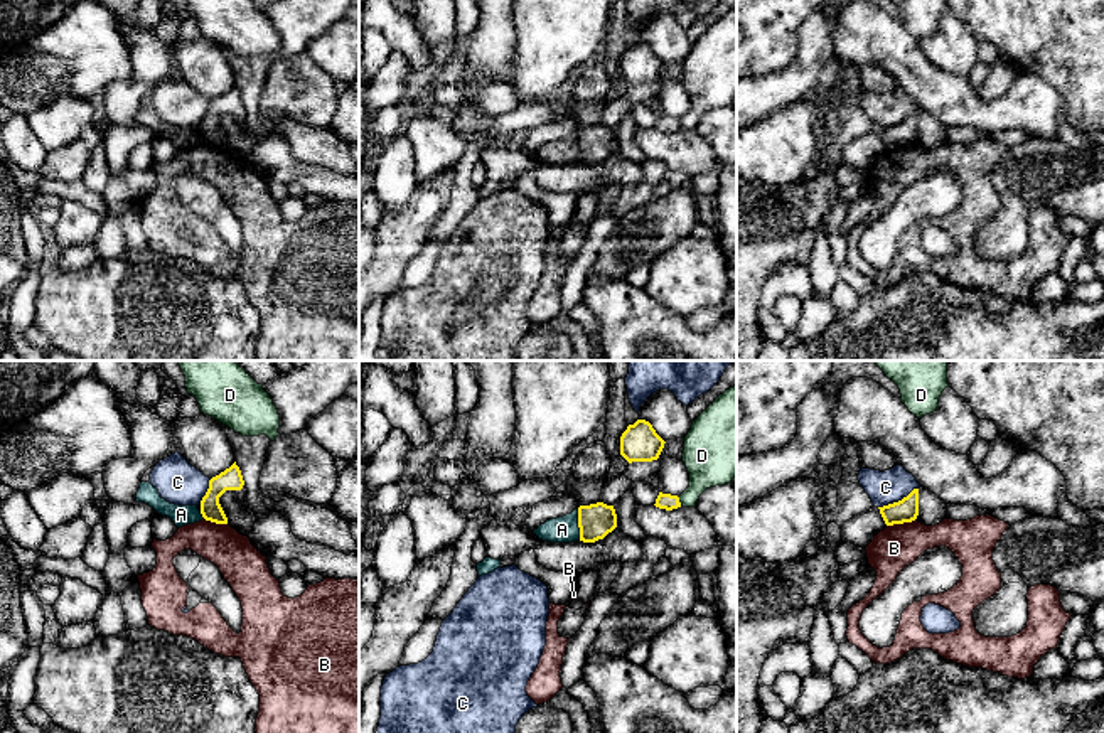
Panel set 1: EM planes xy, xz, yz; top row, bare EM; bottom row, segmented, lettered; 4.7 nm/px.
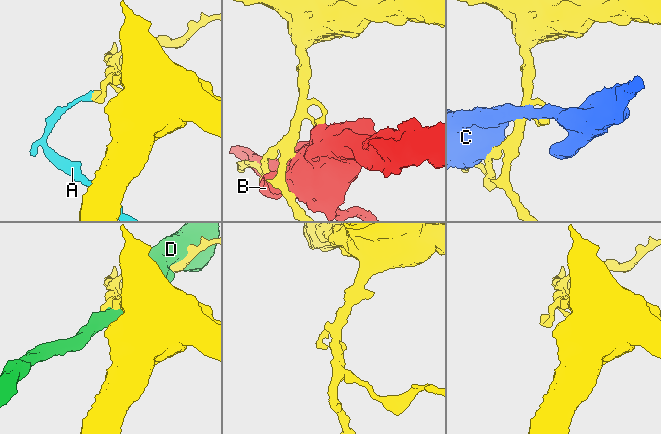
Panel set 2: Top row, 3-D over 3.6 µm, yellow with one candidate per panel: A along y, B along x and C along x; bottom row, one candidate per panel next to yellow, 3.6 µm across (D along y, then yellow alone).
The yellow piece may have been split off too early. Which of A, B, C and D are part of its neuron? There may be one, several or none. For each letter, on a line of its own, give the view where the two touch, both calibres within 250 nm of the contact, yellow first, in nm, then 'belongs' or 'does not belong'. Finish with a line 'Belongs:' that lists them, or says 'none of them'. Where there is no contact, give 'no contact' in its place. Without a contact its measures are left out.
A: meets yellow in xz; 170 nm thick on the yellow side, 130 nm on the other; does not belong
B: meets yellow in yz; 110 nm thick on the yellow side, 200 nm on the other; does not belong
C: meets yellow in yz; 110 nm thick on the yellow side, 160 nm on the other; does not belong
D: meets yellow in xz; 80 nm thick on the yellow side, 240 nm on the other; does not belong
Belongs: none of them

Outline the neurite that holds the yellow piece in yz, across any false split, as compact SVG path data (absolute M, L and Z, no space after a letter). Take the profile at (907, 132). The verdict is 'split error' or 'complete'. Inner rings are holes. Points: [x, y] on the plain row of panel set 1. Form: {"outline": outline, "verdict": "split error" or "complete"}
{"outline": "M919 111L898 125L878 130L887 148L912 145L919 138Z", "verdict": "complete"}

